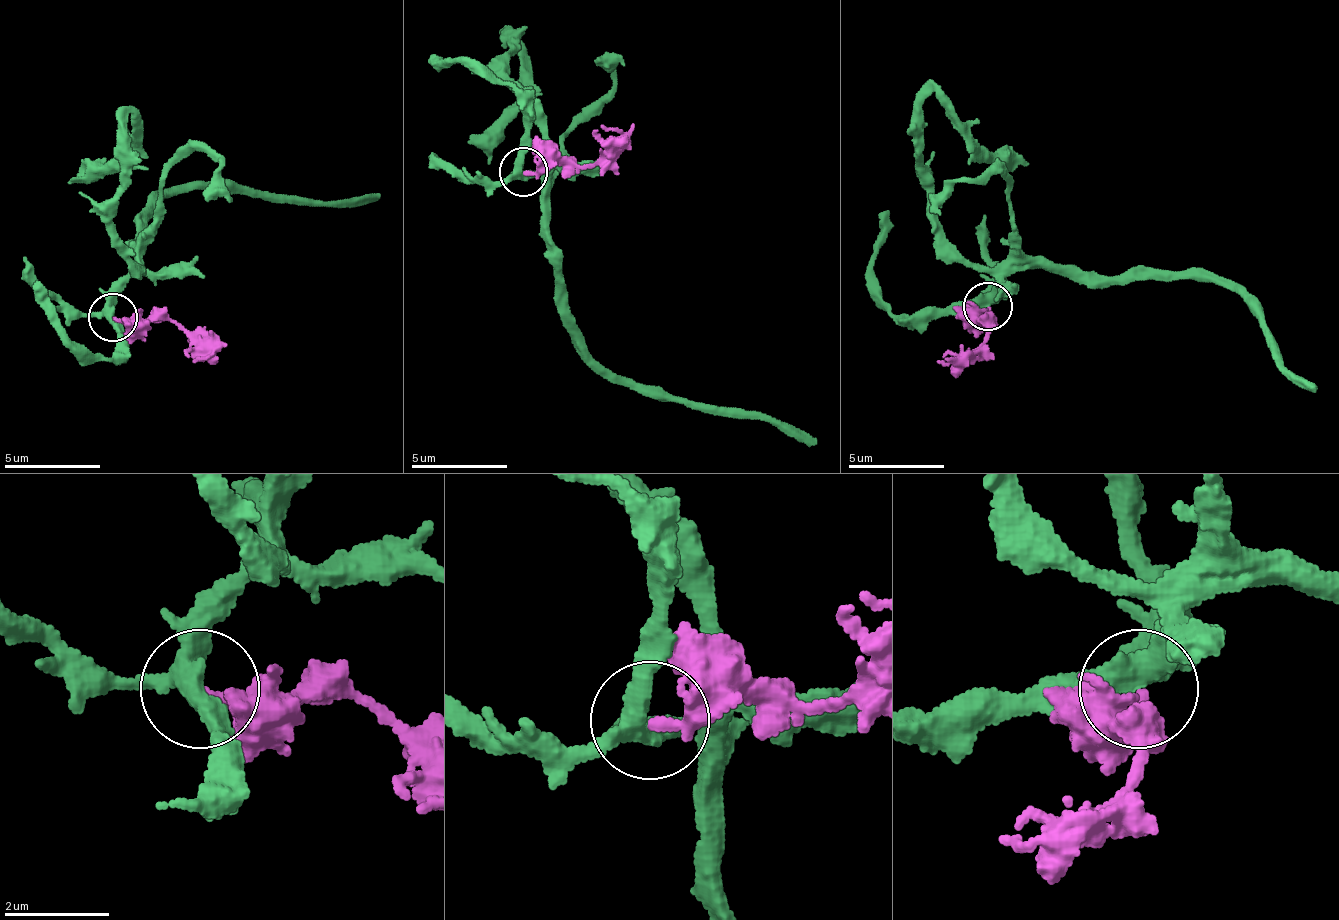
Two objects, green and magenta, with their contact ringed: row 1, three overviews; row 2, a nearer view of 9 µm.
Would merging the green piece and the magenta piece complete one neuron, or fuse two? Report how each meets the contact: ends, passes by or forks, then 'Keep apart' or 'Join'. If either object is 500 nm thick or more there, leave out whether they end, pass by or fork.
At the ring green forks. At the ring magenta ends. Keep apart

